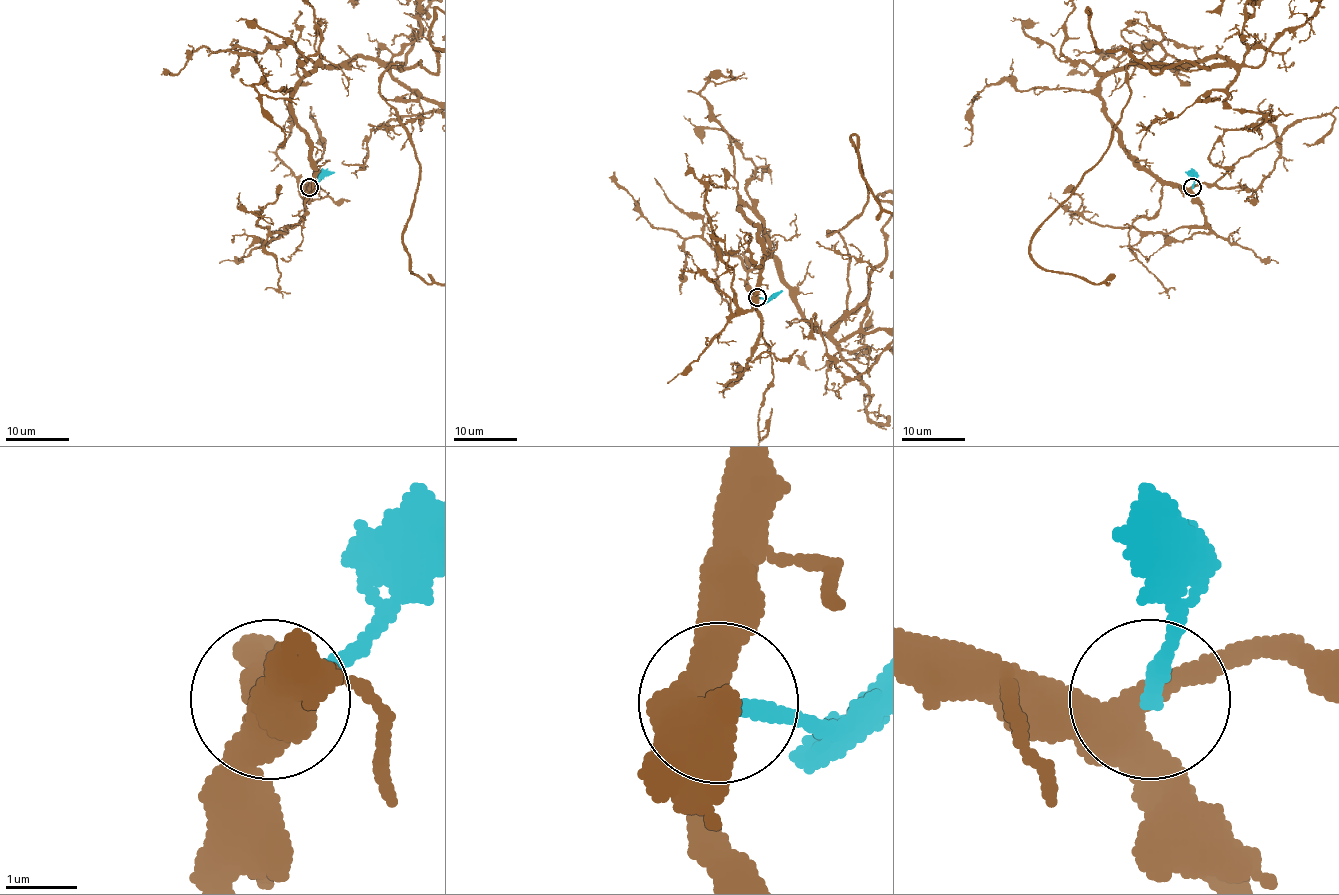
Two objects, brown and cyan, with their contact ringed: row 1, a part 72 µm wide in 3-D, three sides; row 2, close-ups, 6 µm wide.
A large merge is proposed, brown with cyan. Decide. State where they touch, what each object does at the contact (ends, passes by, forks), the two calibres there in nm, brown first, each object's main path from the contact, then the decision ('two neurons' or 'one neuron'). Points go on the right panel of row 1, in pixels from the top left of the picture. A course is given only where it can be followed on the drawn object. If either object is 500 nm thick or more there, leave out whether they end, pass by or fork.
at (1192, 187); brown forks there; cyan ends there; 360 nm thick on the brown side, 240 nm on the other; cyan runs (1192, 187), (1193, 181), (1185, 173); two neurons

